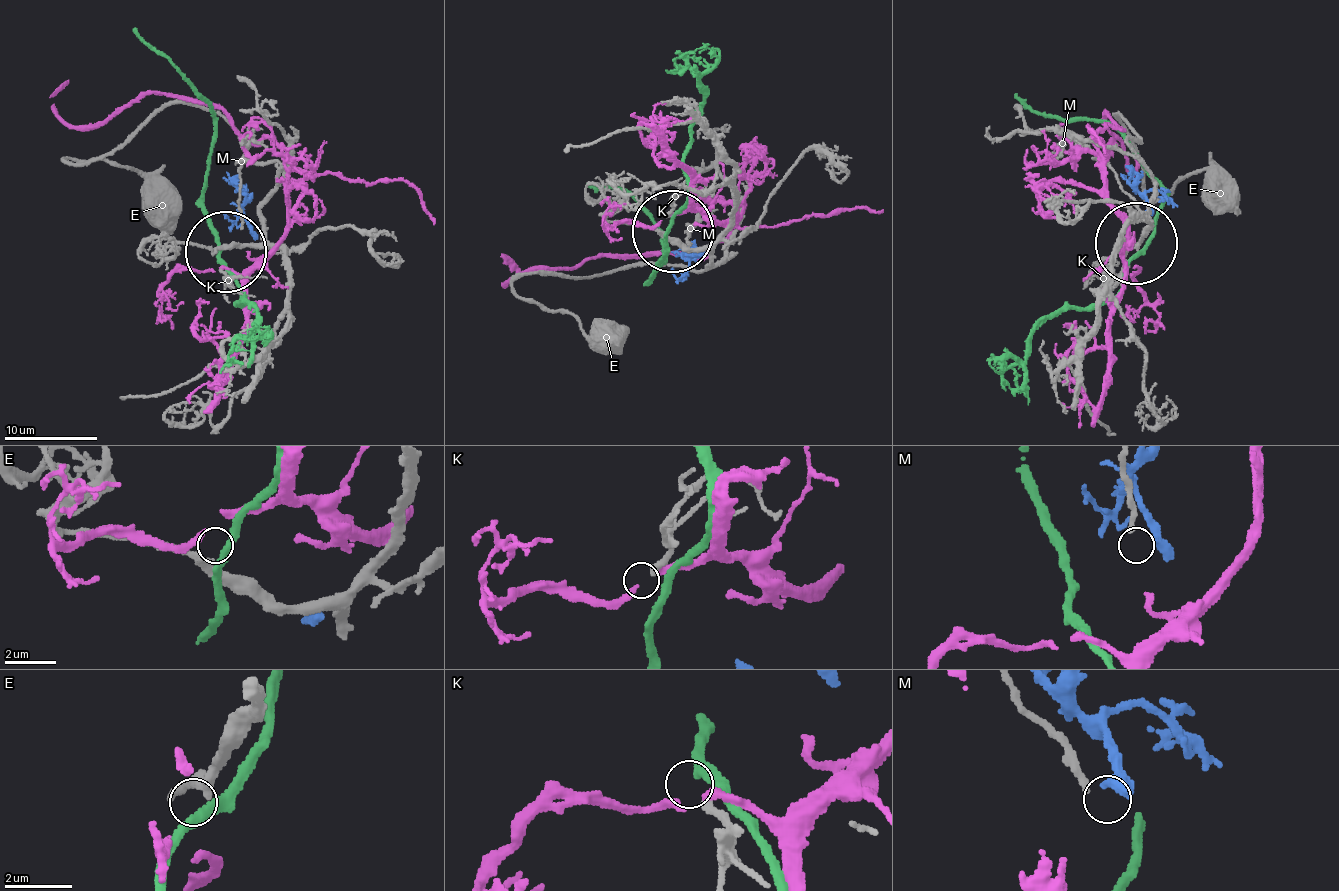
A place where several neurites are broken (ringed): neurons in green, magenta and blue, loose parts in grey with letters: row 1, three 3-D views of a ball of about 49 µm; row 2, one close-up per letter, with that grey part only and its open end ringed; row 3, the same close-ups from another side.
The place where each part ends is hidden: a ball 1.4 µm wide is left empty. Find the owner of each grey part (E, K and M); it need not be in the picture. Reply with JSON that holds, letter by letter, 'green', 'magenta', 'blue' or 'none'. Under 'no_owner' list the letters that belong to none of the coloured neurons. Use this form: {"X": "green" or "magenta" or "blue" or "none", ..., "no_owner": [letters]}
{"E": "none", "K": "none", "M": "none", "no_owner": ["E", "K", "M"]}

